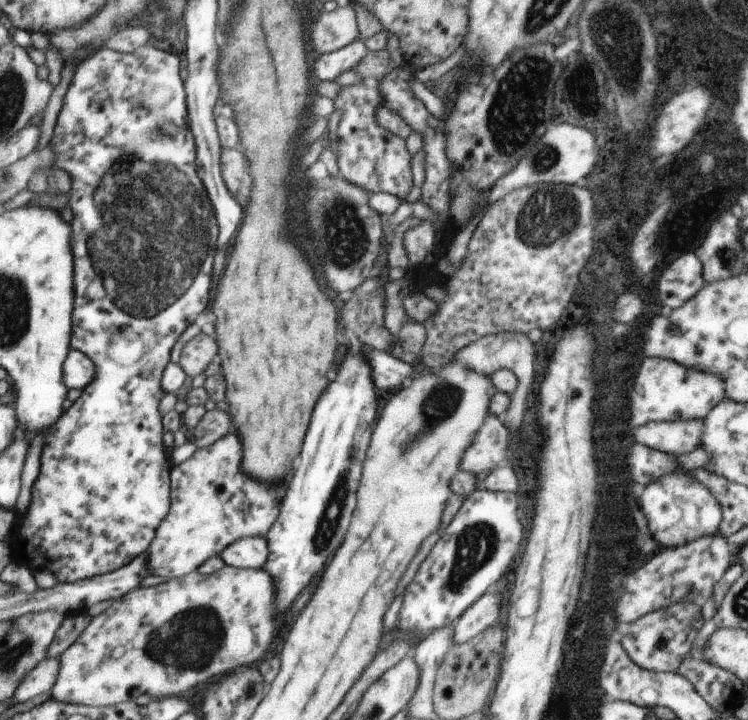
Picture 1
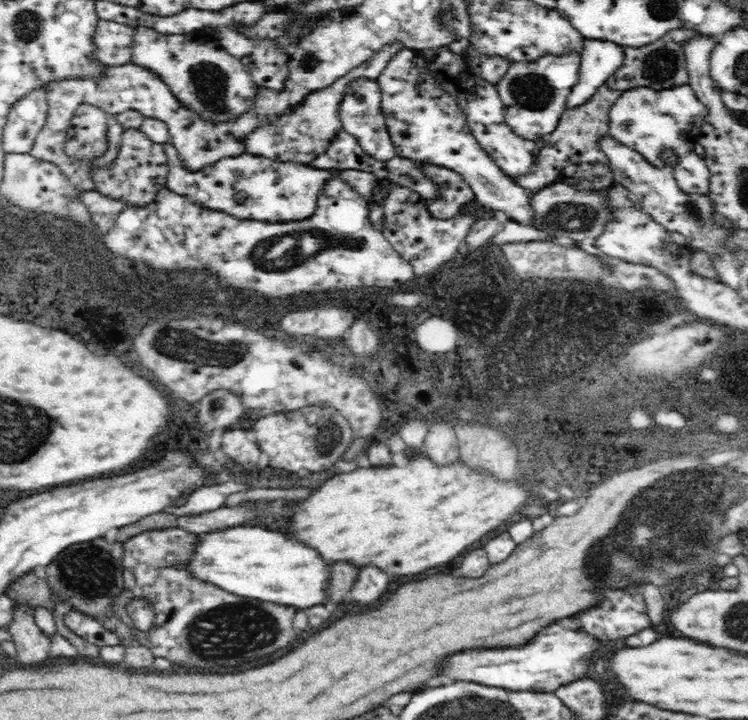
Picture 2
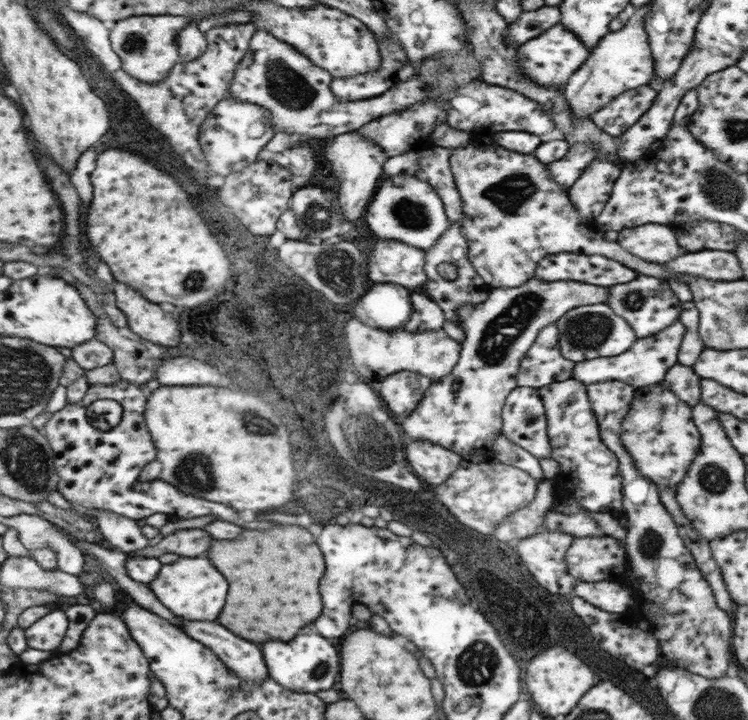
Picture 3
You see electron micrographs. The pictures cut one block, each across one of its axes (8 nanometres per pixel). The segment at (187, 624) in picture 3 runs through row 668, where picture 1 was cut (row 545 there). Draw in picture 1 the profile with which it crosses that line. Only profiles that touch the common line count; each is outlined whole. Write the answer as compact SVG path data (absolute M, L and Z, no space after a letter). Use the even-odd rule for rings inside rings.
M241 538L227 546L221 554L225 566L241 570L261 570L267 562L267 540L265 538Z

